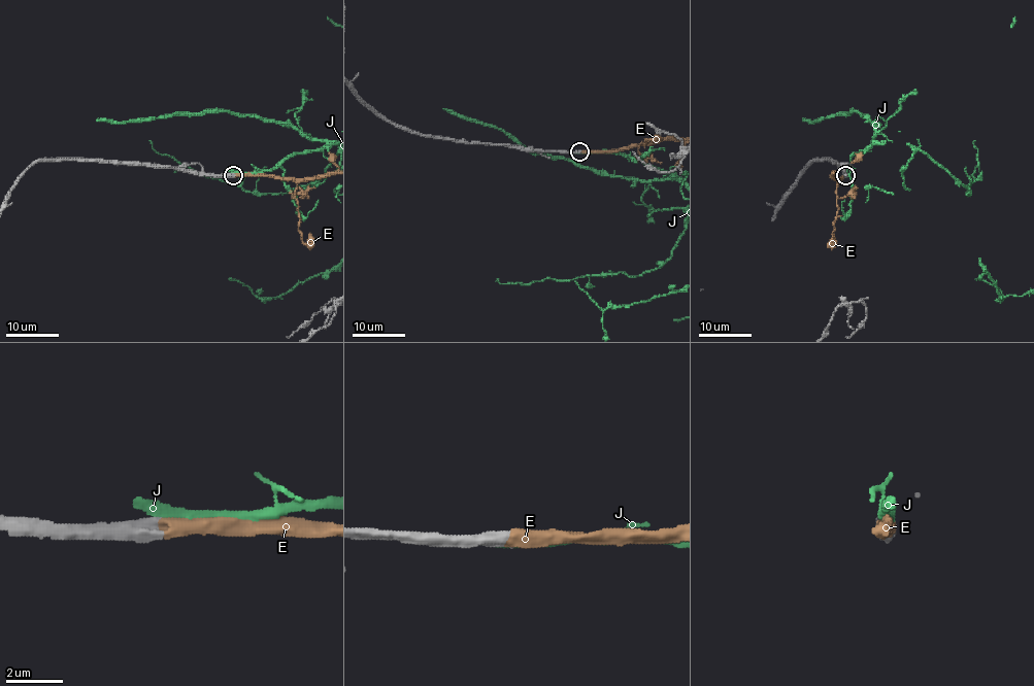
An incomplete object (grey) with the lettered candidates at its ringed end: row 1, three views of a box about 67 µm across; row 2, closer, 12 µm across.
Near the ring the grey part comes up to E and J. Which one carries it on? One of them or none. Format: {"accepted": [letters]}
{"accepted": ["E"]}

